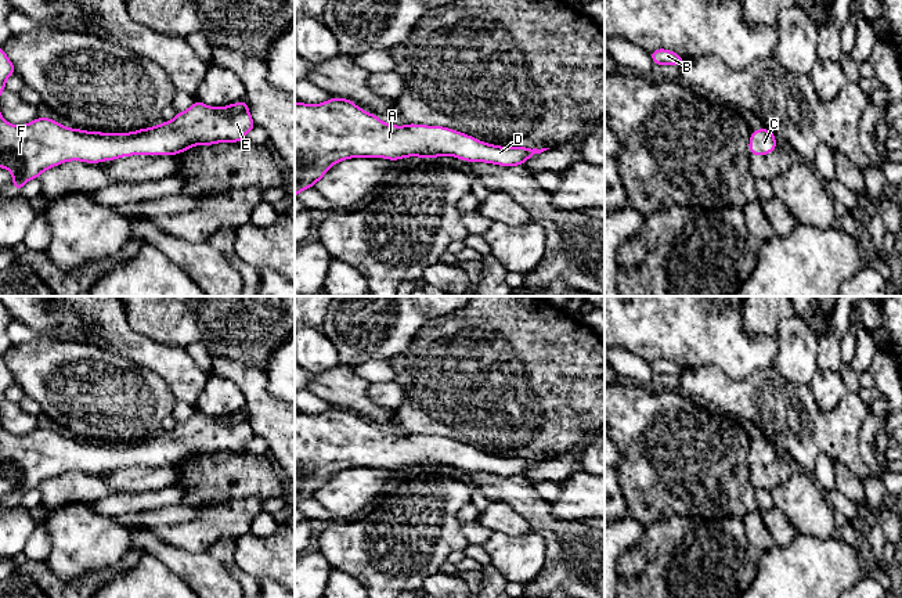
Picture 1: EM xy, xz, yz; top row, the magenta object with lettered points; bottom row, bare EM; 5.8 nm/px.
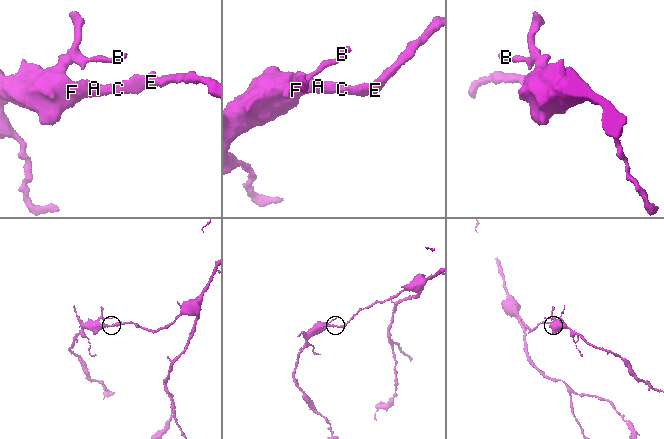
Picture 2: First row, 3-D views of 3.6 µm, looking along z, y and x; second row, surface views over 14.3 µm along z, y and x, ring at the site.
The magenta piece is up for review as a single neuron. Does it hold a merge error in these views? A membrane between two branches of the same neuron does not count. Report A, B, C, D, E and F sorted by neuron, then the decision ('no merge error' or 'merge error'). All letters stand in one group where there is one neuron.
A B C D E F | no merge error

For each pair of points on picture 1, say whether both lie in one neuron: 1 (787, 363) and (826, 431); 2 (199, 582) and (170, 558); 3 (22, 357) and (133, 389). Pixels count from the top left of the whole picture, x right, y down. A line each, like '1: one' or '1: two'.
1: two
2: one
3: one

